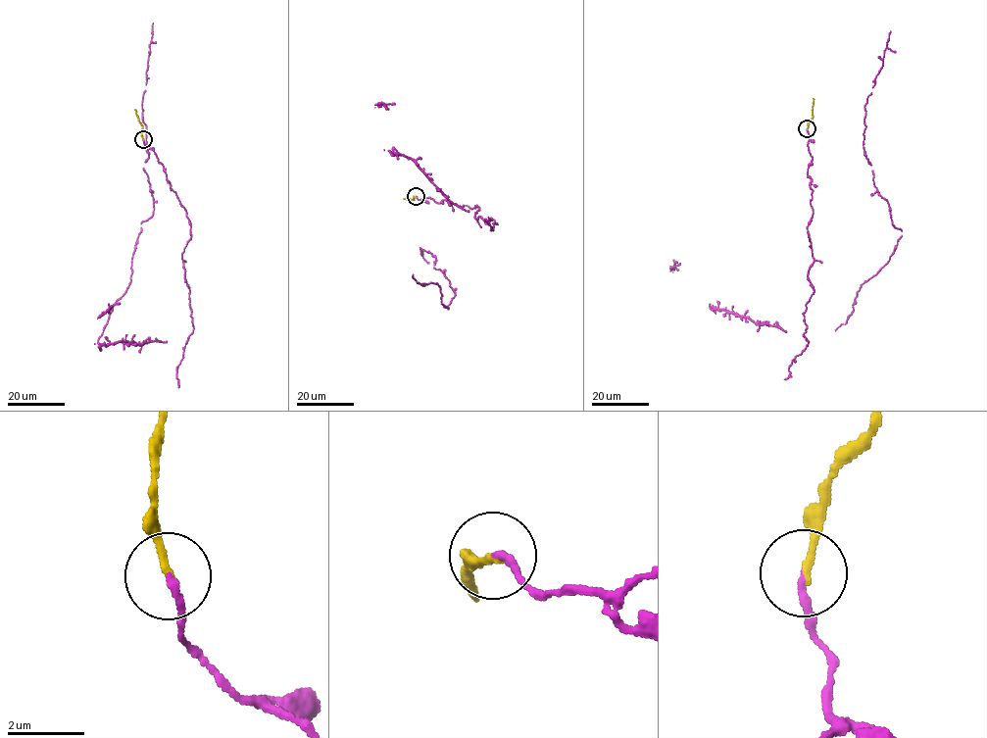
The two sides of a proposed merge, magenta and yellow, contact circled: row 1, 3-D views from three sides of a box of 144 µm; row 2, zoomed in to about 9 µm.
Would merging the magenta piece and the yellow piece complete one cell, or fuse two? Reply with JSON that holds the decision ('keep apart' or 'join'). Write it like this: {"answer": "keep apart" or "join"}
{"answer": "join"}

